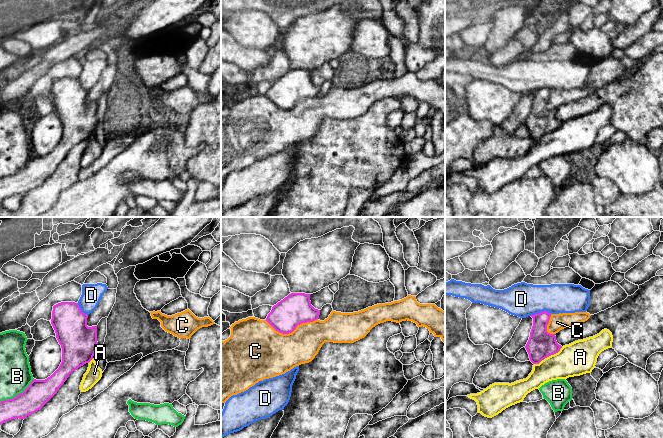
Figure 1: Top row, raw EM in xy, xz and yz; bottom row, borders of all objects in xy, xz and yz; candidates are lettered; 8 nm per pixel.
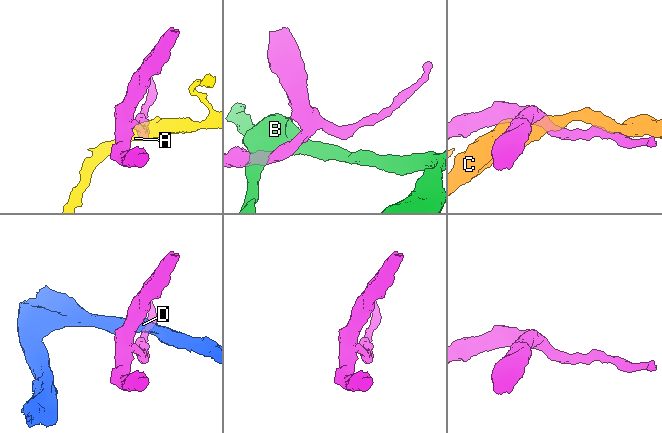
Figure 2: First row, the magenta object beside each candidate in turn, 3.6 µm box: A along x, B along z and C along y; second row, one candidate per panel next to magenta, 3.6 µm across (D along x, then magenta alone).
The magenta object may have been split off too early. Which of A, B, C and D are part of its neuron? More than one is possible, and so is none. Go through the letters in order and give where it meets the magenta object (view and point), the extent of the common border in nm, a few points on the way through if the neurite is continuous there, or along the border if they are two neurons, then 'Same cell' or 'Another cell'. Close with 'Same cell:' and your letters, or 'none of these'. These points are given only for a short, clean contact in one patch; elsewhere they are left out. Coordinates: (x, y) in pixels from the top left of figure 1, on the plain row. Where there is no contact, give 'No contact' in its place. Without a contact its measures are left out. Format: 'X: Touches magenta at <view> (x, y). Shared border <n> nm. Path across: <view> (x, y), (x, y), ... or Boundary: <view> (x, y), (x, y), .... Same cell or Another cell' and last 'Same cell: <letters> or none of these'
A: Touches magenta at yz (548, 132). Shared border 280 nm. Another cell
B: Touches magenta at xy (18, 170). Shared border 340 nm. Another cell
C: Touches magenta at xz (291, 108). Shared border 420 nm. Same cell
D: Touches magenta at yz (540, 88). Shared border 180 nm. Another cell
Same cell: C

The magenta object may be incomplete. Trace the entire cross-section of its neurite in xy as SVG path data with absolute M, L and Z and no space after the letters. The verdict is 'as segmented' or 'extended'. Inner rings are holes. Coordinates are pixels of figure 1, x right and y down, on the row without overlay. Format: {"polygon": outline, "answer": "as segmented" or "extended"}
{"polygon": "M61 78L53 82L51 100L62 124L62 138L47 155L34 155L24 168L13 175L0 178L0 201L12 195L25 195L40 186L57 169L73 147L93 135L98 123L97 102L88 103L87 94L88 91L82 88L78 79Z", "answer": "as segmented"}

